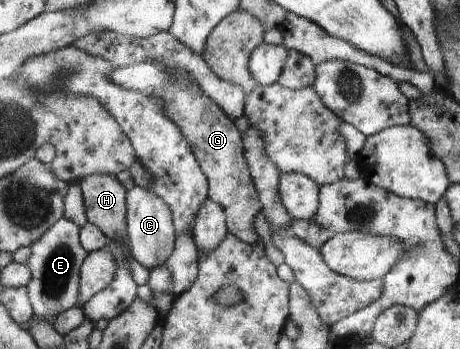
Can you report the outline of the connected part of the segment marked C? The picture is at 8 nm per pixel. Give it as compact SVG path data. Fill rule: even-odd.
M133 186L128 191L127 197L127 225L128 247L134 259L143 267L156 269L164 266L164 263L175 252L177 231L172 215L172 209L162 197L152 193L148 188Z

